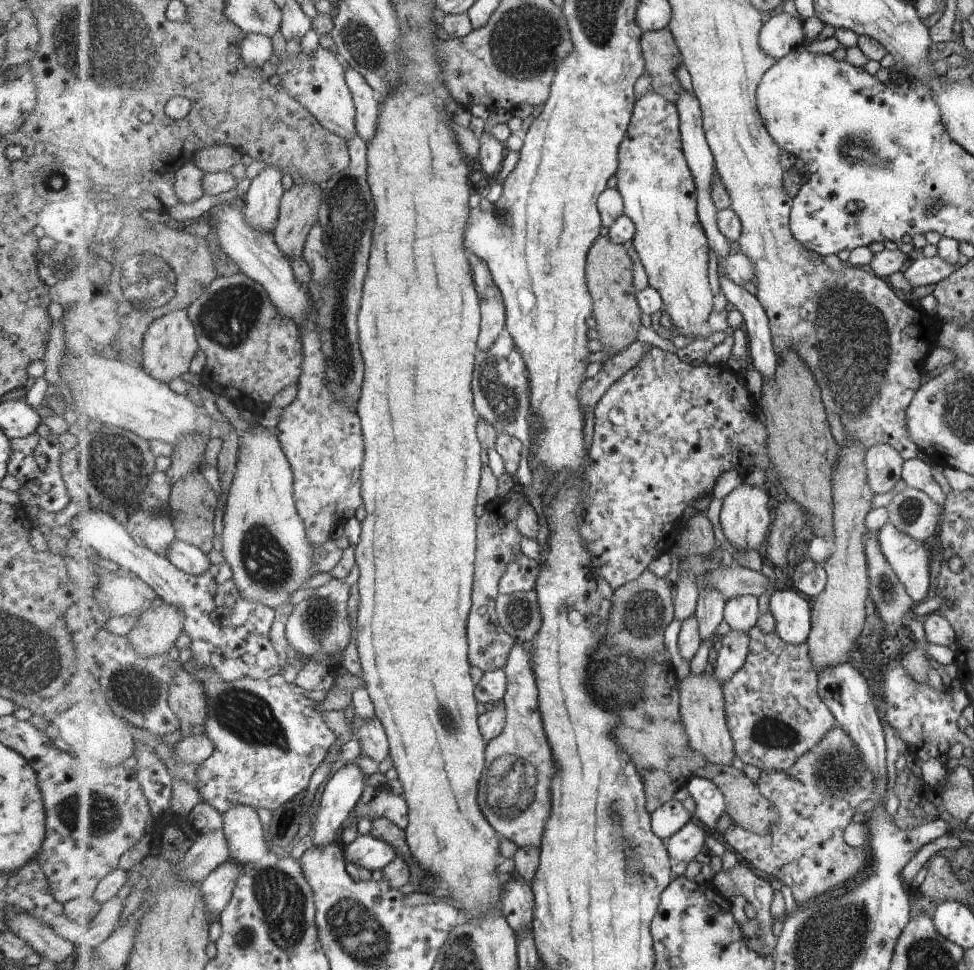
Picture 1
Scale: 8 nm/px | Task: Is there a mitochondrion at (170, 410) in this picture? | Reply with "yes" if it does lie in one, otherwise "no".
no

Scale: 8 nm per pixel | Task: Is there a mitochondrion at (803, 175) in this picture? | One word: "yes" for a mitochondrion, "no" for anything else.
no

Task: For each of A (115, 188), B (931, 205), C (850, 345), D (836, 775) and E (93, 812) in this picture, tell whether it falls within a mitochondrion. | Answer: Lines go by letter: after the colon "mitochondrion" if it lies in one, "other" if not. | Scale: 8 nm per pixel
A: other
B: mitochondrion
C: mitochondrion
D: mitochondrion
E: mitochondrion

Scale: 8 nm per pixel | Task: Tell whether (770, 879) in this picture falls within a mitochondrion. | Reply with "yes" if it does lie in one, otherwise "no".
no

